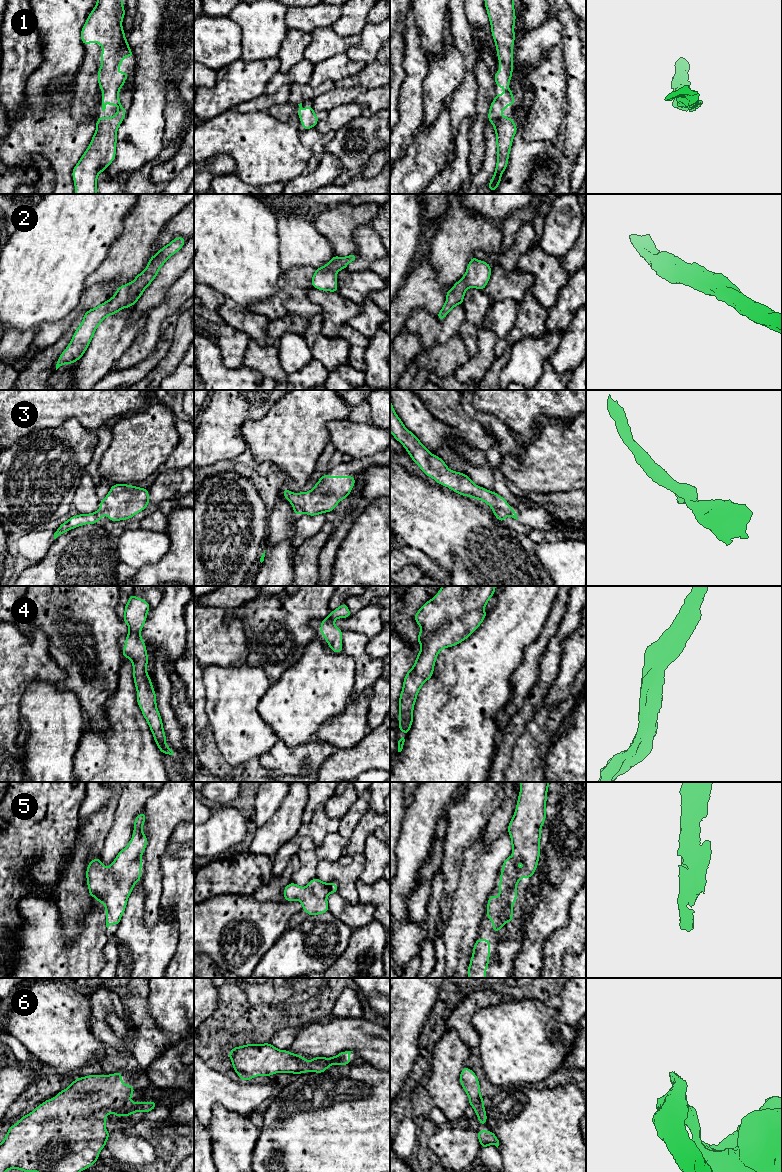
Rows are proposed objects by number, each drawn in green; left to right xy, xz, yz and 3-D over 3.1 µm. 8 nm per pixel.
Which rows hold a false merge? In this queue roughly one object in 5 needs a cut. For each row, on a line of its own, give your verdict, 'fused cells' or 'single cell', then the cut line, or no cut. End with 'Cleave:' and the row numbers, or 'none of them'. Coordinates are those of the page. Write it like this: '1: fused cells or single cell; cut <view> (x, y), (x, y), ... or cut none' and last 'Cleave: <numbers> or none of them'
1: single cell; cut none
2: single cell; cut none
3: single cell; cut none
4: single cell; cut none
5: single cell; cut none
6: single cell; cut none
Cleave: none of them

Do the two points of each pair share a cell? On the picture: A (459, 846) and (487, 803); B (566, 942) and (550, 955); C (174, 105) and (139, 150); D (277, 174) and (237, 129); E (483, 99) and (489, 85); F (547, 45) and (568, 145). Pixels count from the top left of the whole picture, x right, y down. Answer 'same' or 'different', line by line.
A: same
B: same
C: different
D: same
E: same
F: different

